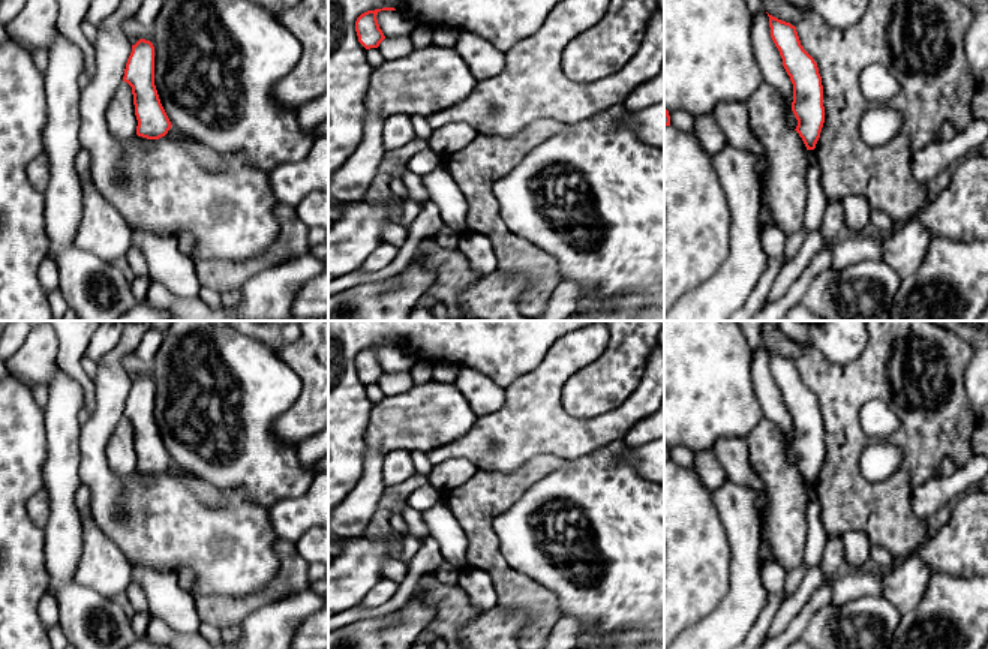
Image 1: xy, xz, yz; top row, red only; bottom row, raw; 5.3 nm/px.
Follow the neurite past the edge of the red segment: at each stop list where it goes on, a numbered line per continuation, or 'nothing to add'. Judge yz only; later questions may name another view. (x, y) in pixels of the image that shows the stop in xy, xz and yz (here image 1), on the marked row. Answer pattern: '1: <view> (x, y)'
nothing to add

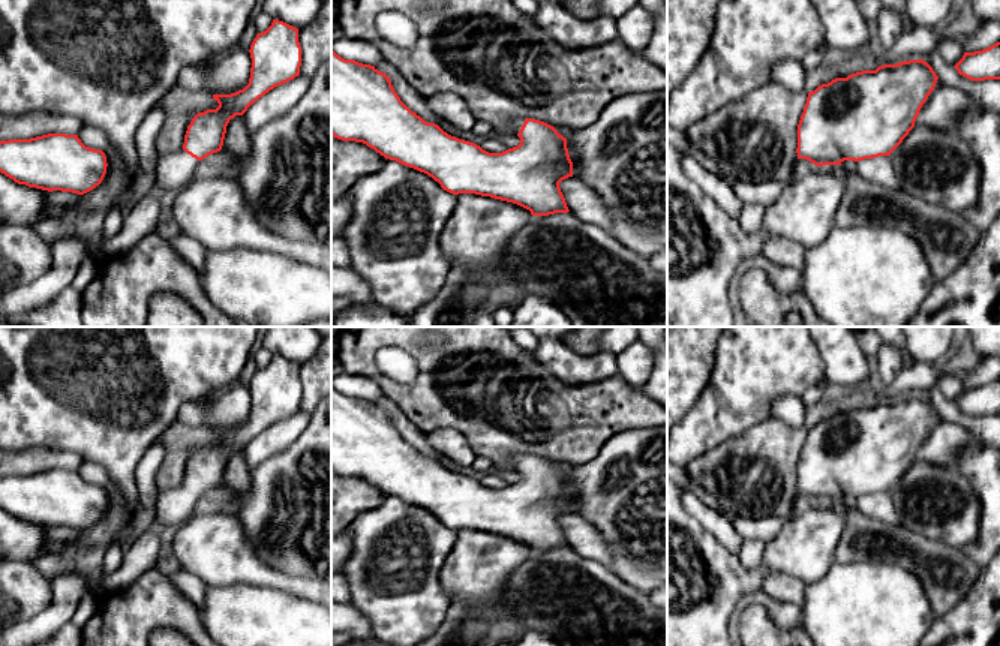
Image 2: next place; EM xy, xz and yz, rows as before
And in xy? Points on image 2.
1: xy (174, 171)

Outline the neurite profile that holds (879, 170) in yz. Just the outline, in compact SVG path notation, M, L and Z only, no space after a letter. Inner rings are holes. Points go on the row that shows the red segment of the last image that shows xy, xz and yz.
M889 156L864 159L856 163L858 163L858 174L862 178L882 184L885 187L900 187Z

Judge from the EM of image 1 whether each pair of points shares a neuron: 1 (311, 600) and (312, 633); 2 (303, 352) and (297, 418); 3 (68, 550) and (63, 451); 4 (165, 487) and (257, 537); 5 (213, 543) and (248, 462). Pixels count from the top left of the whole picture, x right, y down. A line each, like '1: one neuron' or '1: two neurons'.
1: two neurons
2: one neuron
3: one neuron
4: one neuron
5: two neurons

